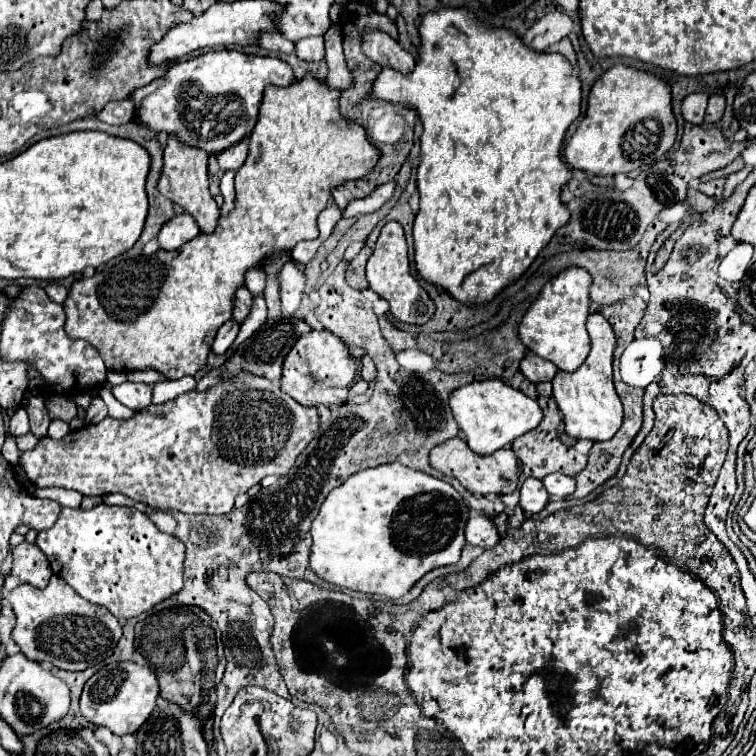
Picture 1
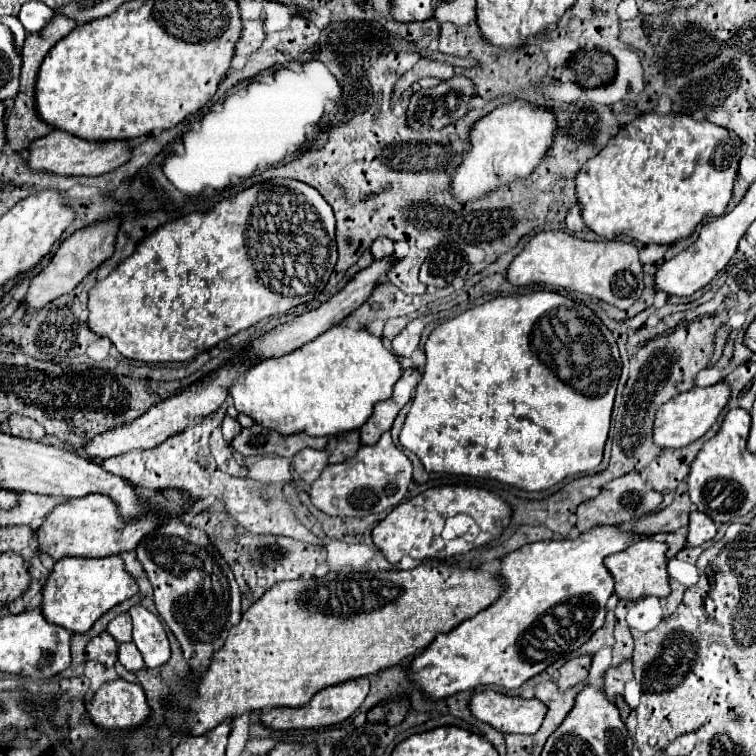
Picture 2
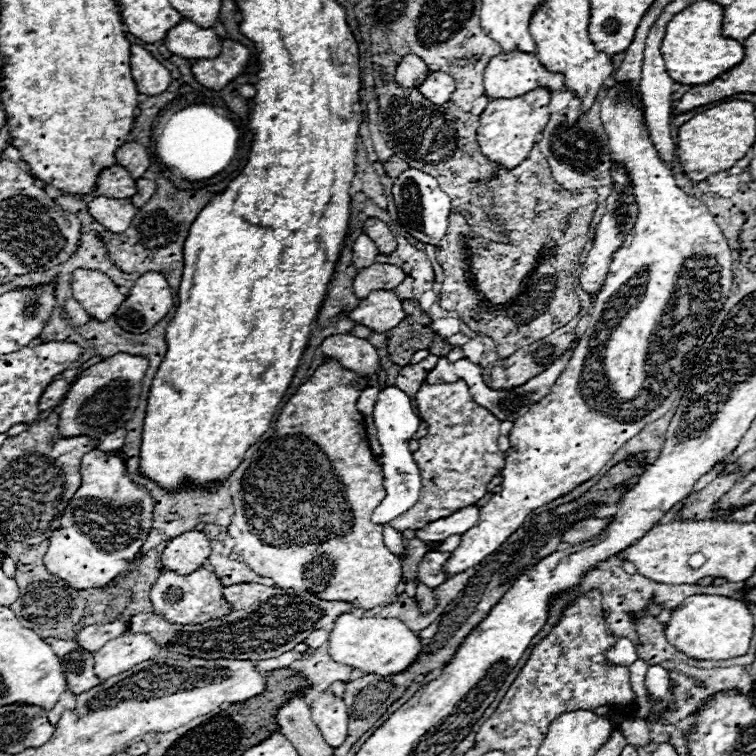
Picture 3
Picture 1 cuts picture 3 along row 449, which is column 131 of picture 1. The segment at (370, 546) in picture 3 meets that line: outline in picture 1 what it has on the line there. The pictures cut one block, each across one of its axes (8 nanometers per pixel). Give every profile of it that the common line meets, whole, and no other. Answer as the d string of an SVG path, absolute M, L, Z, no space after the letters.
M306 74L300 82L294 82L290 86L268 86L264 90L264 100L262 100L262 106L260 106L260 118L256 122L256 128L254 132L250 134L250 154L244 162L244 166L236 172L236 208L232 210L232 214L228 218L220 216L218 220L218 226L214 230L214 234L210 236L196 236L194 240L190 240L188 244L184 244L180 250L158 250L156 254L152 256L140 256L136 260L132 258L126 258L126 256L120 256L120 258L114 258L110 260L106 266L100 268L100 274L96 270L94 276L90 278L82 278L82 280L76 280L68 292L68 298L64 302L64 312L66 312L66 324L64 324L64 330L70 338L82 338L86 340L88 344L92 344L94 348L98 348L104 364L108 370L116 370L116 372L130 372L130 370L146 370L146 368L156 368L160 370L162 374L166 374L168 378L176 380L176 378L182 378L182 376L194 376L198 370L204 368L206 364L206 356L212 348L212 342L214 342L214 336L218 332L218 328L232 318L232 298L234 298L234 292L238 286L244 284L244 272L252 266L260 266L262 260L266 258L268 252L272 250L292 250L300 240L314 240L318 238L318 228L316 228L316 218L318 214L326 208L328 200L332 198L330 190L346 180L356 180L356 178L362 178L366 176L376 160L378 160L378 152L376 148L366 140L366 132L360 124L354 124L352 120L344 118L340 114L340 108L338 108L338 96L340 92L338 90L332 90L328 88L316 74Z

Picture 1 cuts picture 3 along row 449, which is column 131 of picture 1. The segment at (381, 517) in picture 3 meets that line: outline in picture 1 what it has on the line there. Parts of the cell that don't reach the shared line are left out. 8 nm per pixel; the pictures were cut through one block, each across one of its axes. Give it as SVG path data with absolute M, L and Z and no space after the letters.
M124 382L120 386L114 386L112 394L114 394L114 398L118 398L120 404L124 404L132 410L144 410L150 406L152 386L136 384L136 382Z

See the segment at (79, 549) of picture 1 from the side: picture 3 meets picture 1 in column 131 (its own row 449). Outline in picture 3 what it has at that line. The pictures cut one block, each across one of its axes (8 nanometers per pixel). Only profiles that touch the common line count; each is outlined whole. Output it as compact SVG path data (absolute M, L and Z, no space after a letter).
M618 86L610 88L608 98L602 102L602 124L610 138L612 160L624 164L630 172L638 204L636 226L624 238L624 246L614 254L608 278L594 300L586 334L580 336L574 356L552 386L552 392L514 420L514 428L508 434L510 448L504 452L504 490L480 508L478 522L464 532L460 546L444 564L448 574L460 574L482 562L484 556L492 554L522 526L532 510L550 504L594 478L626 440L636 436L648 422L666 414L680 398L682 382L688 380L694 356L700 352L720 308L728 300L732 288L732 254L726 238L708 208L694 196L684 194L676 186L672 172L658 160L638 106L614 104L616 94Z

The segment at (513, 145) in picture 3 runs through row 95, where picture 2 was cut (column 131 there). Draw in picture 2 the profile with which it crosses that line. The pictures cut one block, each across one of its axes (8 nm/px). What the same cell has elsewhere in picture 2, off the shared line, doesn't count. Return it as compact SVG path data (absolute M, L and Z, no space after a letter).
M84 496L78 500L66 500L56 506L42 526L36 530L36 540L40 552L48 554L54 560L64 556L84 556L84 558L104 558L112 554L122 554L126 550L134 550L138 540L150 532L154 524L150 520L138 520L138 524L122 524L118 520L118 510L106 496Z

